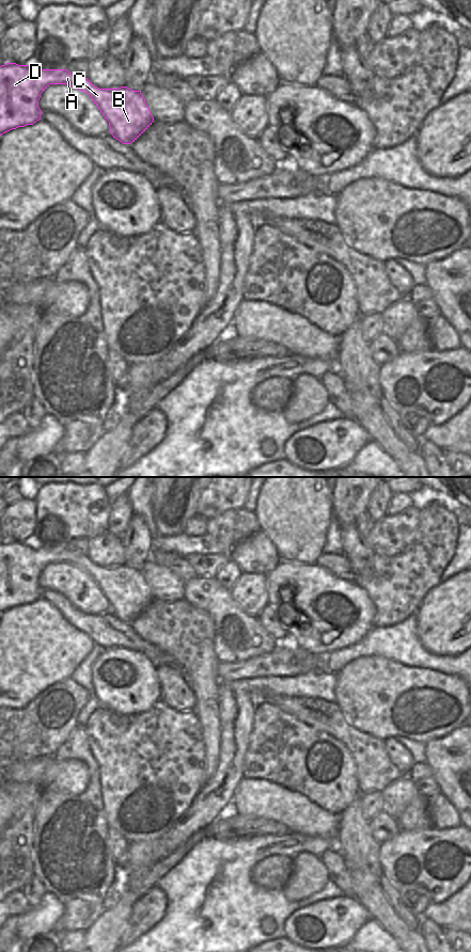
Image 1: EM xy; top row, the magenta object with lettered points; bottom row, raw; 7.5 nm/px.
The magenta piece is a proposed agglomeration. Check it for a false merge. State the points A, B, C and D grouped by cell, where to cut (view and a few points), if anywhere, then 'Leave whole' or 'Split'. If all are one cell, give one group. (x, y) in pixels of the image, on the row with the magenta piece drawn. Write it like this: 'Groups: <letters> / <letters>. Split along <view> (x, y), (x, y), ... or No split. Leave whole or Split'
Groups: A B C D. No split. Leave whole.

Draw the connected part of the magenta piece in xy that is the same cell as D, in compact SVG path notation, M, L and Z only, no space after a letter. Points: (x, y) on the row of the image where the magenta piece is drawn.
M6 63L0 66L0 136L18 127L33 125L41 120L43 112L38 107L38 100L50 84L67 84L87 93L109 122L113 138L123 144L135 142L154 122L141 91L134 91L127 86L99 89L88 78L72 74L67 69L40 69L32 64Z

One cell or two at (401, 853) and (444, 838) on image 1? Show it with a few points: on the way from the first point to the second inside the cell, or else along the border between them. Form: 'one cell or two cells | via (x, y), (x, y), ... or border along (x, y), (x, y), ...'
one cell | via (411, 853), (422, 853), (434, 842)

